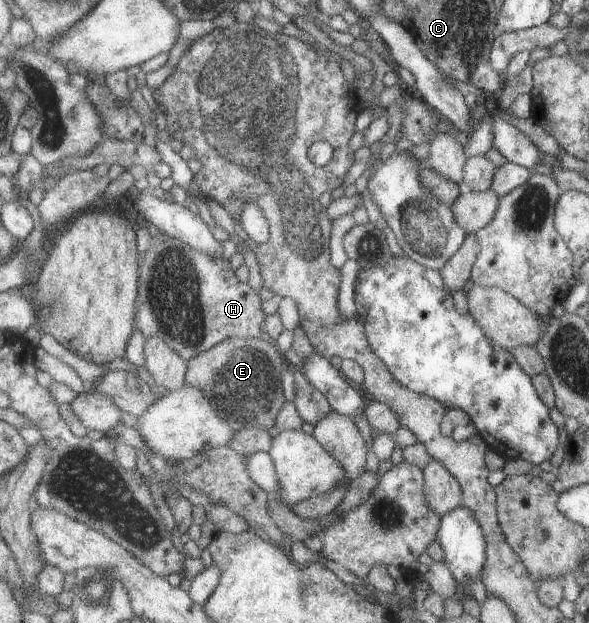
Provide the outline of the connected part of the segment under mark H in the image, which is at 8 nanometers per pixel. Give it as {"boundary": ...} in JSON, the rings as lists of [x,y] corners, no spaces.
{"boundary":[[[150,226],[152,246],[141,256],[142,276],[140,276],[136,327],[146,340],[156,338],[157,334],[176,349],[188,361],[200,356],[219,342],[230,337],[252,338],[263,335],[261,326],[265,314],[261,310],[261,301],[258,293],[248,284],[238,282],[236,270],[224,258],[216,258],[214,254],[202,254],[202,250],[189,247],[188,244],[162,232],[158,227]]]}

